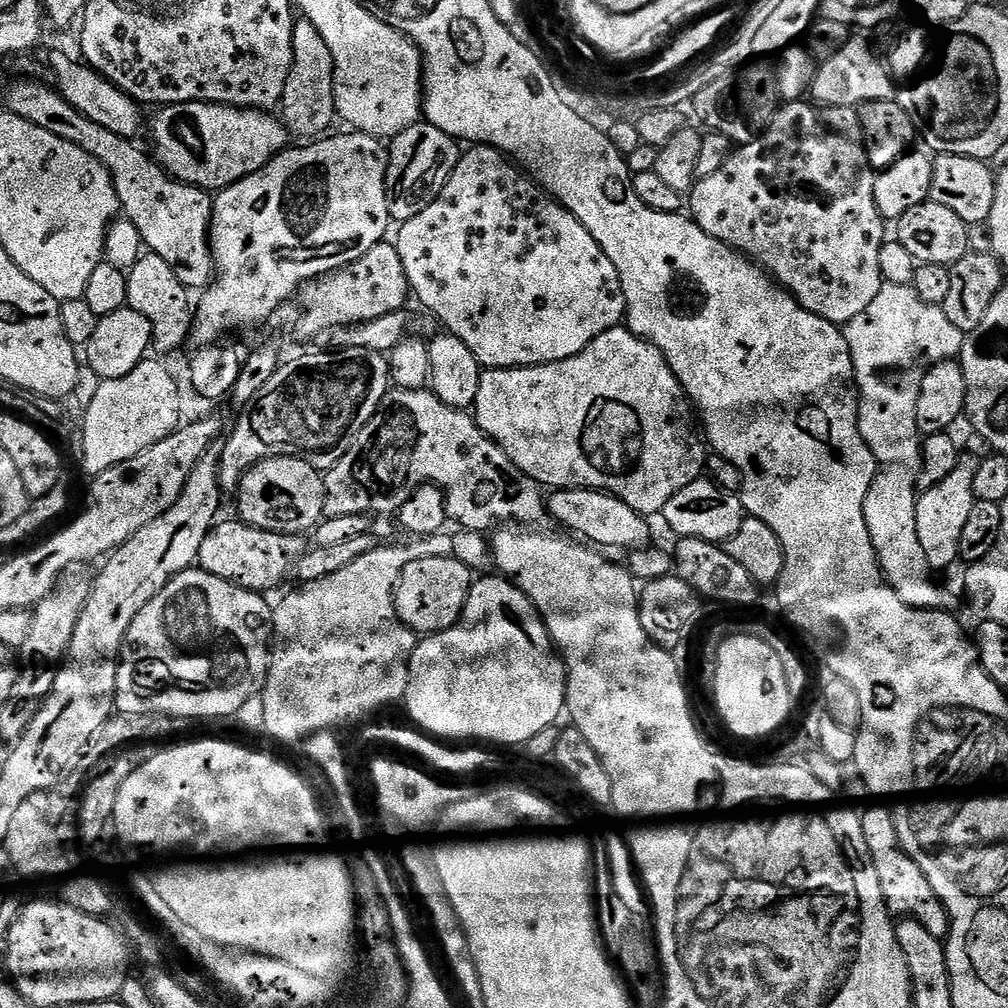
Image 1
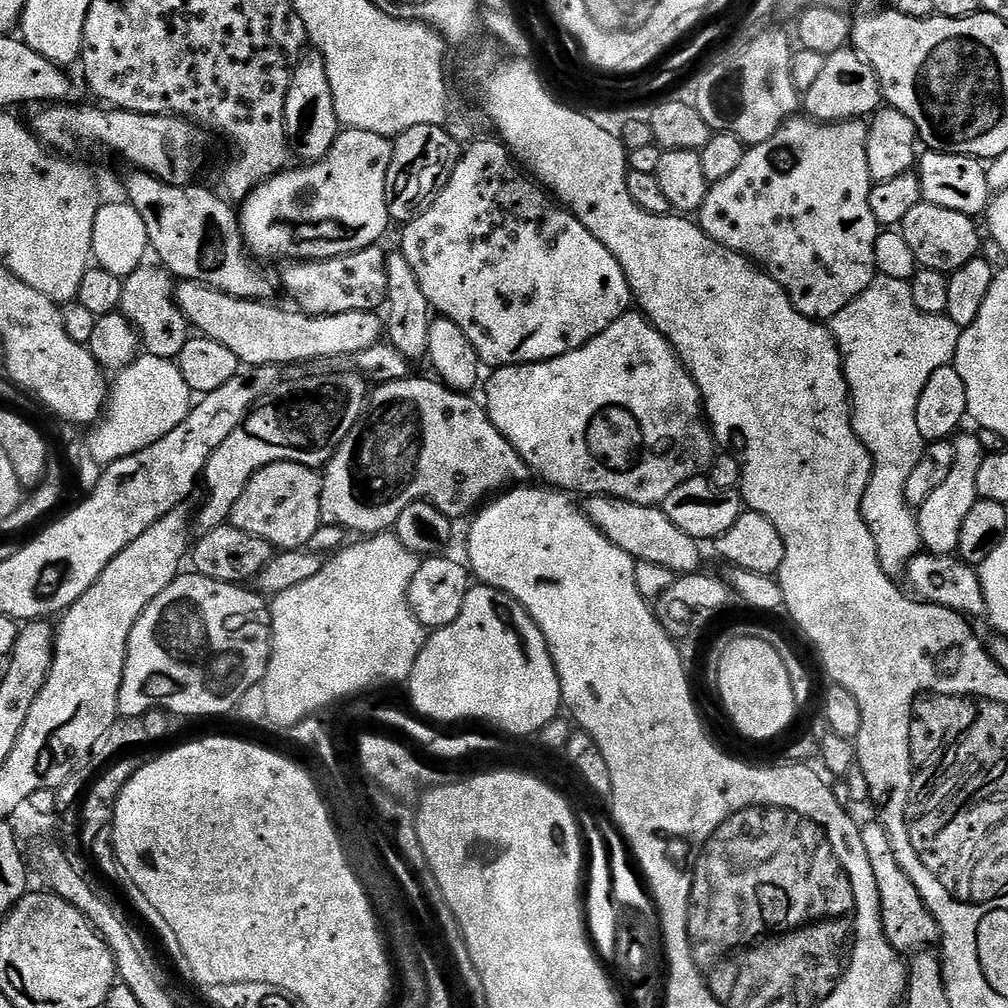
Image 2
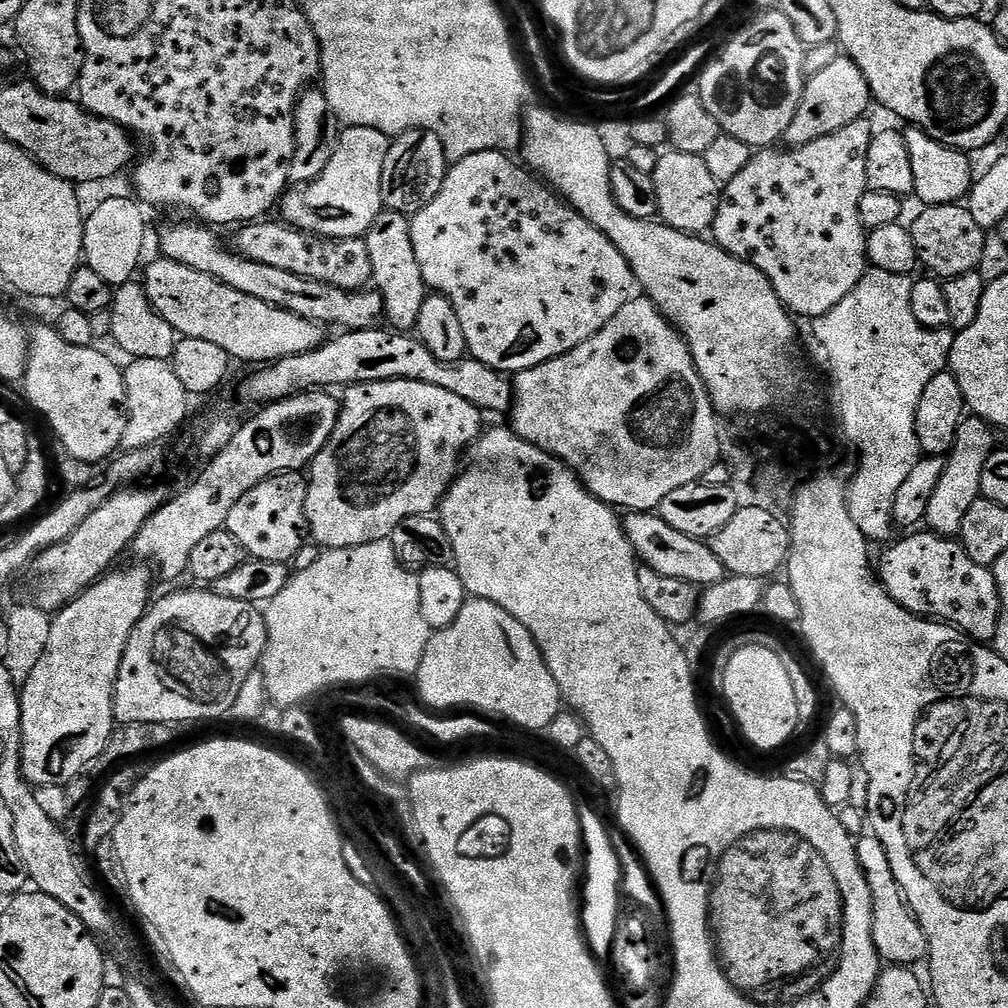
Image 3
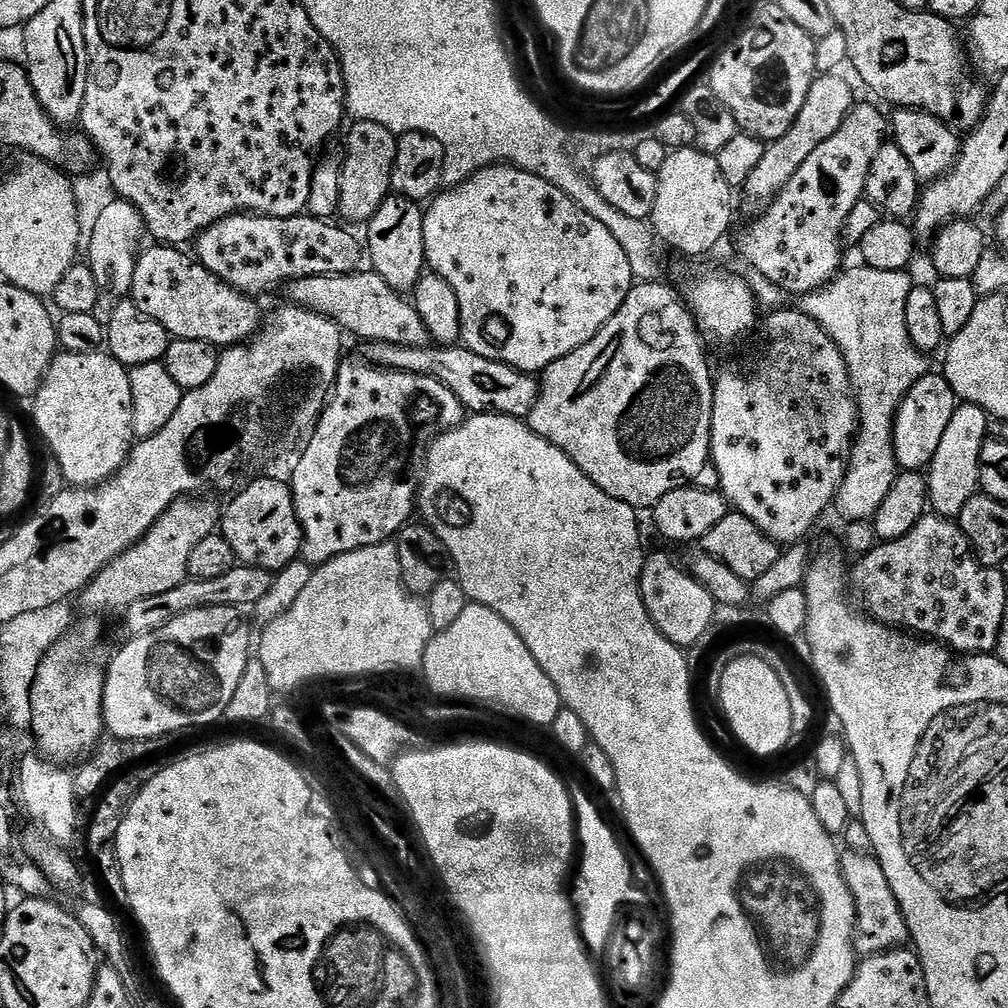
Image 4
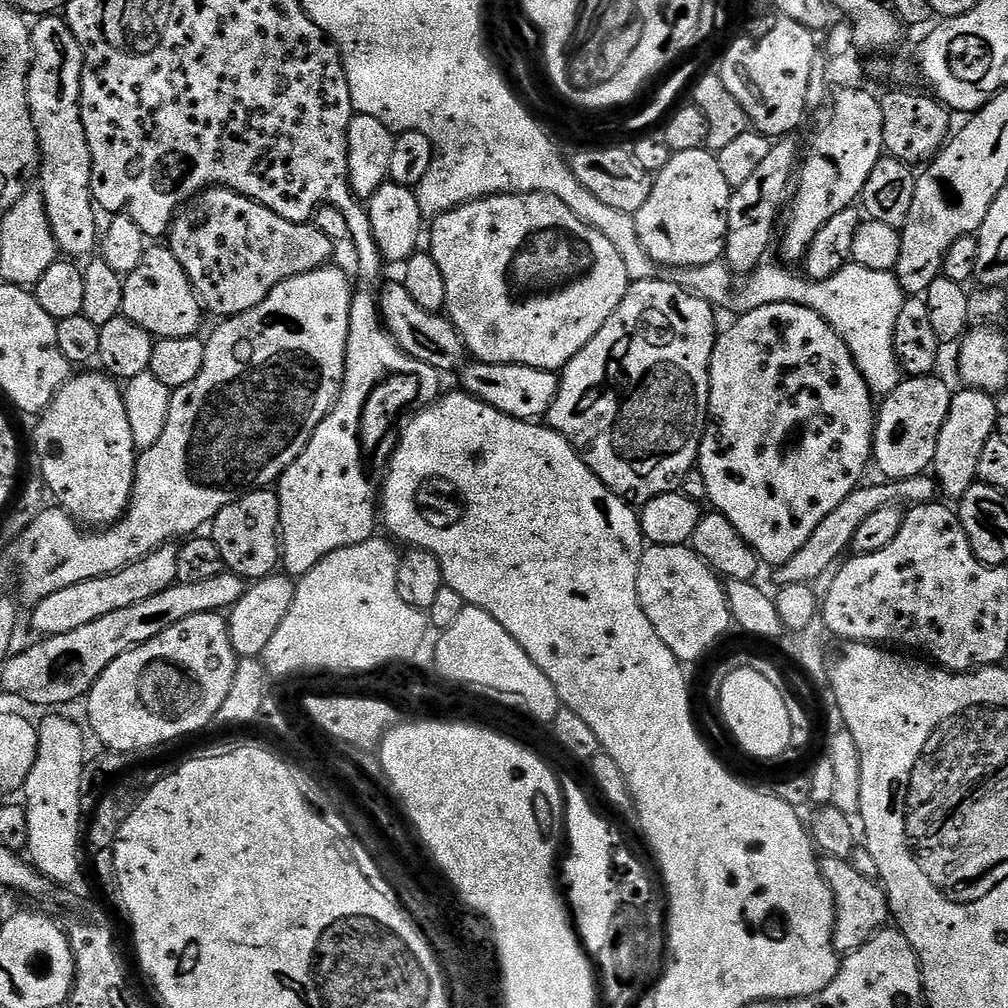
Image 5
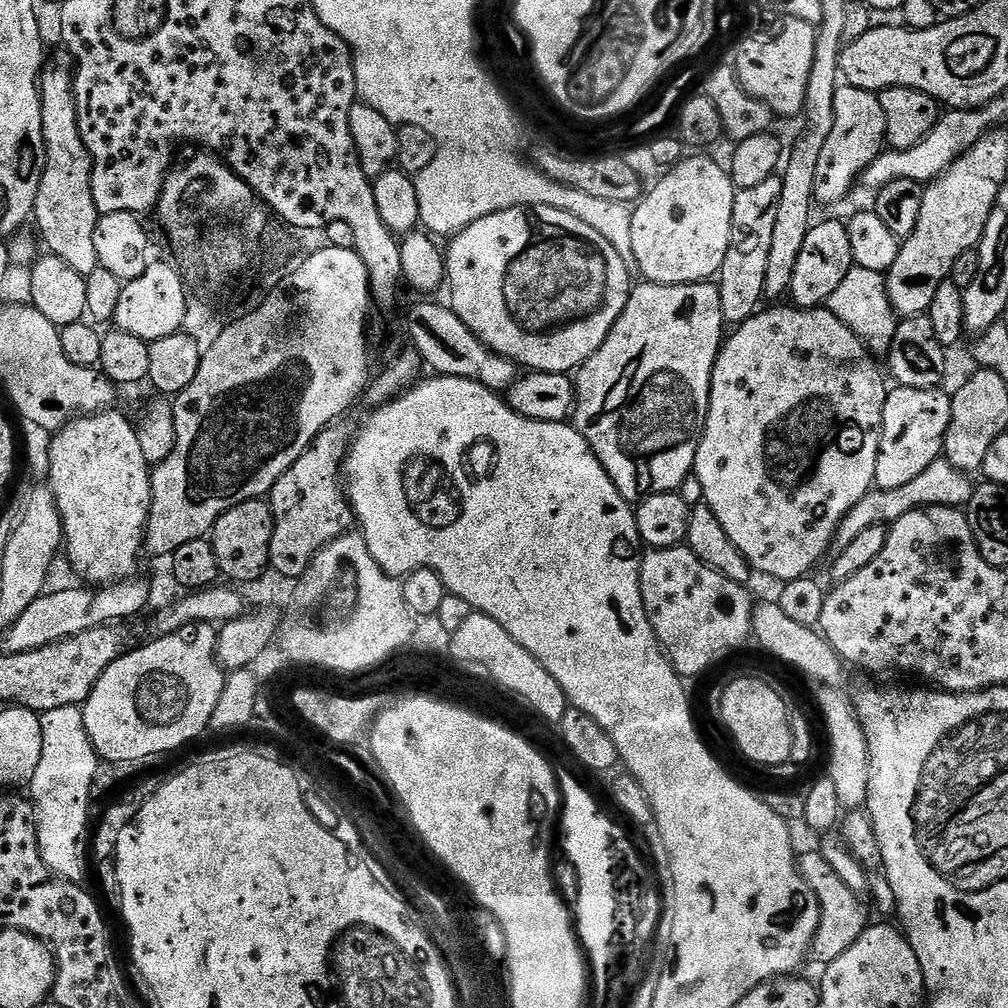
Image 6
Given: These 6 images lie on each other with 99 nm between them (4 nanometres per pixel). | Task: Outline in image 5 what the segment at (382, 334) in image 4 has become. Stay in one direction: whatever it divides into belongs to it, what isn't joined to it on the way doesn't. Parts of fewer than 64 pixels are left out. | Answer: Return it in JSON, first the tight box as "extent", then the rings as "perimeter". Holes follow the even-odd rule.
{"extent":[380,283,466,374],"perimeter":[[[385,283],[381,287],[380,314],[385,328],[392,335],[397,348],[404,351],[406,355],[418,358],[444,374],[452,371],[455,373],[457,370],[463,369],[466,363],[466,349],[464,339],[460,337],[460,331],[452,325],[447,315],[422,310],[422,306],[418,306],[418,302],[414,302],[414,298],[410,298],[403,283]]]}

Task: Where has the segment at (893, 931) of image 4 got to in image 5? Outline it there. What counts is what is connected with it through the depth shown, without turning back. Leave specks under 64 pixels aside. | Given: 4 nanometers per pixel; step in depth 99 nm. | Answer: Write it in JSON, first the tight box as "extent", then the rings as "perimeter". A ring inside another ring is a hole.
{"extent":[820,856,890,954],"perimeter":[[[824,856],[820,860],[820,873],[826,878],[836,903],[836,925],[832,945],[841,954],[866,946],[866,942],[870,942],[870,938],[874,938],[874,934],[878,934],[890,920],[888,893],[871,875],[868,877],[866,873],[859,872],[852,862],[843,856]]]}

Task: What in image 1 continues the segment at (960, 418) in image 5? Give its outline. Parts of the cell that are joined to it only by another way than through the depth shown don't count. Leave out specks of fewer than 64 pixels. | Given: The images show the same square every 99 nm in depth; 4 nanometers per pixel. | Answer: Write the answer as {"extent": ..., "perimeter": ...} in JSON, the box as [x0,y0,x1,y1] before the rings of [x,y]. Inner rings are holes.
{"extent":[916,455,977,570],"perimeter":[[[961,455],[960,461],[932,488],[925,488],[919,493],[916,502],[918,514],[918,539],[922,542],[922,550],[926,553],[929,568],[939,570],[948,568],[960,560],[960,543],[962,529],[966,527],[966,518],[970,518],[970,510],[976,505],[976,495],[972,492],[977,457]]]}

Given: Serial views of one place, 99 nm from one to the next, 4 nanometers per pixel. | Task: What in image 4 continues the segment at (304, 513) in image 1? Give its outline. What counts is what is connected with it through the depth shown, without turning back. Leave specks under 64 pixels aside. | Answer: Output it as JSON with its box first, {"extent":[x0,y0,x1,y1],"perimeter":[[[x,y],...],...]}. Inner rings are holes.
{"extent":[218,480,304,574],"perimeter":[[[250,480],[222,508],[218,516],[218,532],[226,538],[239,563],[265,568],[275,574],[301,555],[304,531],[298,522],[292,489],[285,481],[283,484],[280,480]]]}

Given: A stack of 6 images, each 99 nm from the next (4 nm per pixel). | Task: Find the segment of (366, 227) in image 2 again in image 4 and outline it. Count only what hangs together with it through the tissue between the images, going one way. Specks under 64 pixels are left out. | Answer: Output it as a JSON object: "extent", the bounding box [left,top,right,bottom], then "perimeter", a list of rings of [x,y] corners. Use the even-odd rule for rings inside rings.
{"extent":[339,120,398,225],"perimeter":[[[358,120],[351,126],[353,128],[348,132],[348,157],[342,160],[339,215],[363,225],[371,220],[378,206],[382,206],[392,192],[392,167],[398,136],[386,130],[386,126],[378,126],[378,122]]]}

